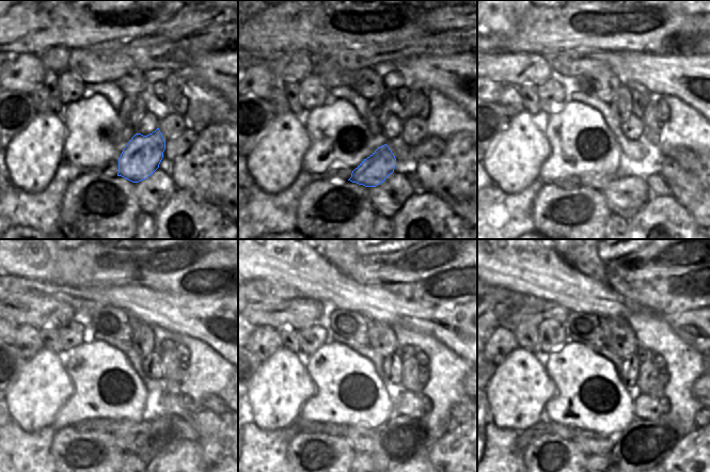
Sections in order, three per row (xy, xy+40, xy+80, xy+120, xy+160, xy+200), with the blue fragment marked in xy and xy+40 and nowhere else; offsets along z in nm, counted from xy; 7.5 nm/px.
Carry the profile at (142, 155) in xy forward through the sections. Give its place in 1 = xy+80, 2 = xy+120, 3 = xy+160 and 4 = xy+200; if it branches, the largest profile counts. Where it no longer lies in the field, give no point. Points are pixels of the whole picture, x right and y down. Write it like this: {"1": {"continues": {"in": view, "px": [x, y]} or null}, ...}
{"1": {"continues": {"in": "xy+80", "px": [598, 181]}}, "2": {"continues": {"in": "xy+120", "px": [94, 424]}}, "3": {"continues": {"in": "xy+160", "px": [321, 427]}}, "4": {"continues": {"in": "xy+200", "px": [545, 426]}}}

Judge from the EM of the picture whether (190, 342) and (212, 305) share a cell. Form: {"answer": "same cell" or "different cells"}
{"answer": "different cells"}

